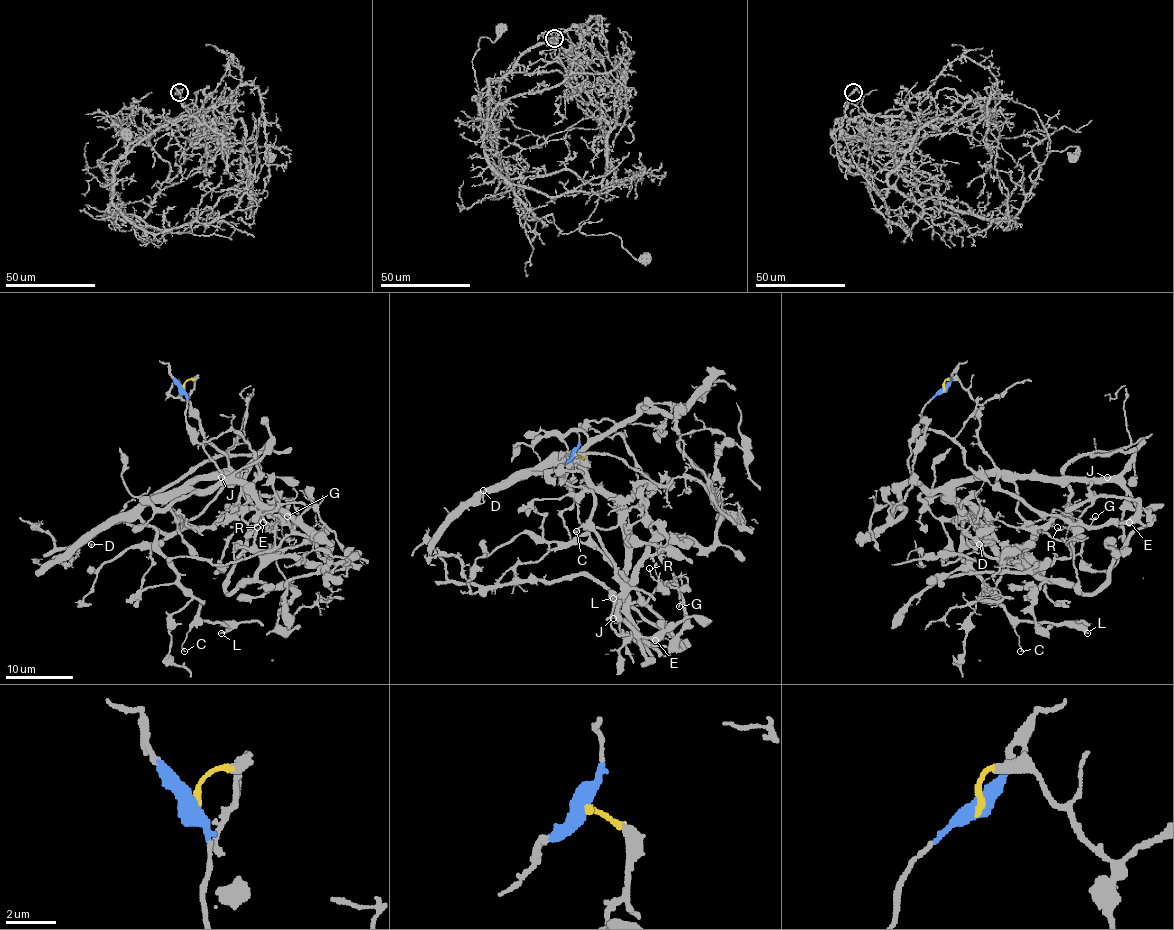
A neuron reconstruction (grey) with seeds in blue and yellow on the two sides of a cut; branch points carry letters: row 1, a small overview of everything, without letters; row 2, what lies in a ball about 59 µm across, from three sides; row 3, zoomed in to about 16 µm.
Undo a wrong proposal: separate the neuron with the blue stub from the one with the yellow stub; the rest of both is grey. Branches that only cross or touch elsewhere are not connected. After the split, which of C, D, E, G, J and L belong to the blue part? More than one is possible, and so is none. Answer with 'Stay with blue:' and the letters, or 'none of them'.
Stay with blue: C, D, J, L

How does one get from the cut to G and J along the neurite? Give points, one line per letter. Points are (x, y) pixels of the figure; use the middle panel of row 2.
G: (575, 454), (585, 468), (583, 490), (607, 490), (621, 505), (636, 507), (644, 515), (676, 585), (678, 607)
J: (575, 454), (577, 432), (612, 421), (582, 454), (585, 476), (617, 505), (626, 549), (626, 605), (612, 619)

